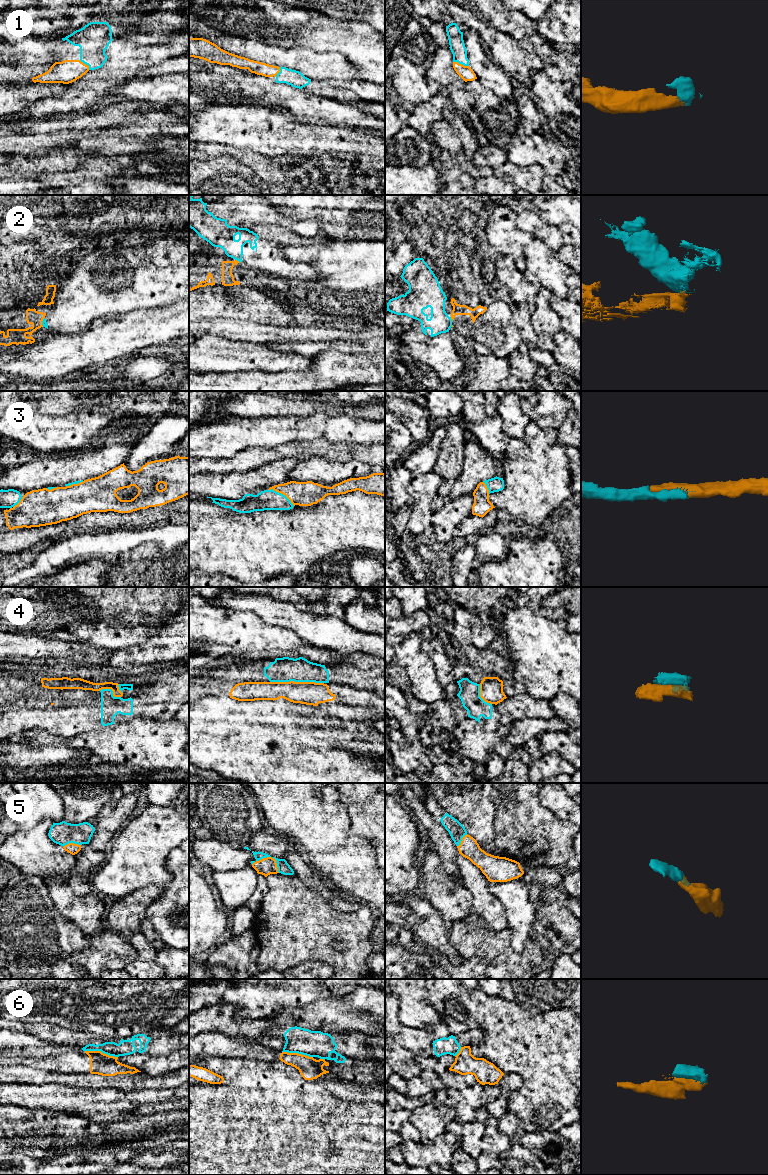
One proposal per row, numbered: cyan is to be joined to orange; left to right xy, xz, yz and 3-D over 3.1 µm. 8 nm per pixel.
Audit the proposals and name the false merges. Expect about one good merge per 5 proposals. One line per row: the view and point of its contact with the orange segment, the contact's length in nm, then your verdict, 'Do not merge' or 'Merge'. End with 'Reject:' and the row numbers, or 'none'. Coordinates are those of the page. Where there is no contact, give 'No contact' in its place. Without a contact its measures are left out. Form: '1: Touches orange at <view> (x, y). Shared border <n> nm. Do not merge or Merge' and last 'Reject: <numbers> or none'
1: Touches orange at yz (461, 64). Shared border 130 nm. Merge
2: Touches orange at xz (238, 261). Shared border 50 nm. Do not merge
3: Touches orange at xz (281, 493). Shared border 260 nm. Merge
4: Touches orange at xz (297, 682). Shared border 440 nm. Do not merge
5: Touches orange at xz (271, 857). Shared border 220 nm. Merge
6: Touches orange at xy (100, 1051). Shared border 280 nm. Do not merge
Reject: 2, 4, 6

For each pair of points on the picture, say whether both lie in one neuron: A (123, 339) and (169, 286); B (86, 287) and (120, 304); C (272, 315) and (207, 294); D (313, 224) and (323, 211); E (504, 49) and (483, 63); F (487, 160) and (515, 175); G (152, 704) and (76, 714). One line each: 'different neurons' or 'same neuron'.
A: different neurons
B: same neuron
C: same neuron
D: different neurons
E: different neurons
F: same neuron
G: same neuron

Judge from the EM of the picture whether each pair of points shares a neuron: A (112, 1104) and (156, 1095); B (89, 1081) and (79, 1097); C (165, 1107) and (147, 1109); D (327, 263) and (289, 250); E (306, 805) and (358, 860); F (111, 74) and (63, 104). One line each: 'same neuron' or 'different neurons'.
A: same neuron
B: different neurons
C: same neuron
D: same neuron
E: same neuron
F: same neuron

